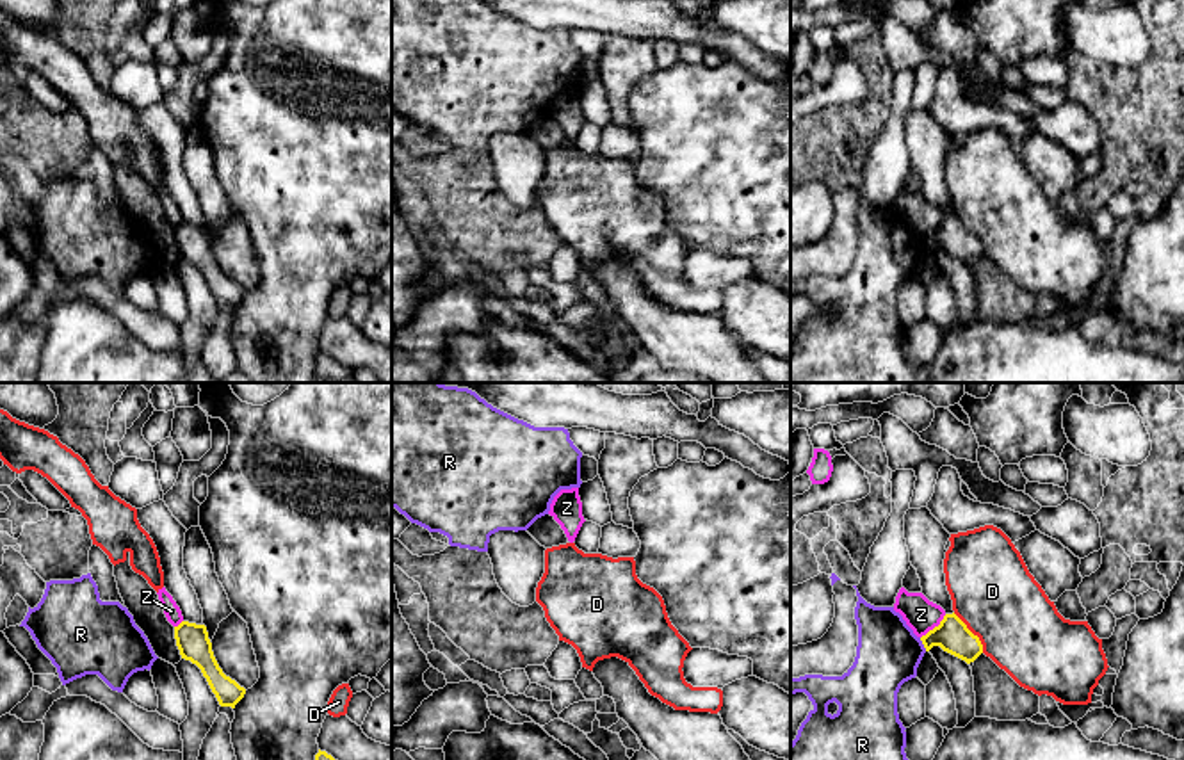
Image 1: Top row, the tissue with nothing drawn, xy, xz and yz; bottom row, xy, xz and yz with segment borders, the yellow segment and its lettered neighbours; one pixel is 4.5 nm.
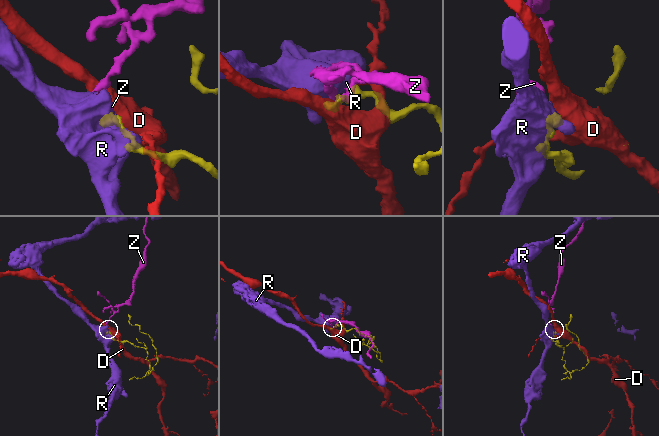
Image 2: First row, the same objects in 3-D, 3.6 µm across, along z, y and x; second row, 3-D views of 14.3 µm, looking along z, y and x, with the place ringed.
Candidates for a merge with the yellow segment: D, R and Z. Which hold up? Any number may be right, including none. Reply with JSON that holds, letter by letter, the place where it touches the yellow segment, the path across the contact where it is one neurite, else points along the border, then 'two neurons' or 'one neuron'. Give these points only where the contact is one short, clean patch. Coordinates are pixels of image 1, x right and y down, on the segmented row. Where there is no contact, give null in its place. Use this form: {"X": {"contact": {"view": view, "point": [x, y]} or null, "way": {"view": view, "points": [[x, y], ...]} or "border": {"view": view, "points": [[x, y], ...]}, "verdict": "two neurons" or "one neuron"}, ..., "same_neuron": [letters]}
{"D": {"contact": {"view": "yz", "point": [971, 632]}, "border": {"view": "yz", "points": [[953, 613], [978, 638], [983, 652]]}, "verdict": "two neurons"}, "R": {"contact": {"view": "yz", "point": [923, 643]}, "verdict": "two neurons"}, "Z": {"contact": {"view": "yz", "point": [935, 627]}, "border": {"view": "yz", "points": [[946, 614], [921, 638]]}, "verdict": "two neurons"}, "same_neuron": []}

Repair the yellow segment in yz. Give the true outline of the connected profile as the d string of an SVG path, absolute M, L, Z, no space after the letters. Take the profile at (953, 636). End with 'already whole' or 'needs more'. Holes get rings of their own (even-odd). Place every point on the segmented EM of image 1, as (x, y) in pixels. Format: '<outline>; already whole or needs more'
M953 612L945 614L938 627L920 637L926 651L940 646L944 651L965 660L974 662L983 653L983 644L967 625Z; already whole

